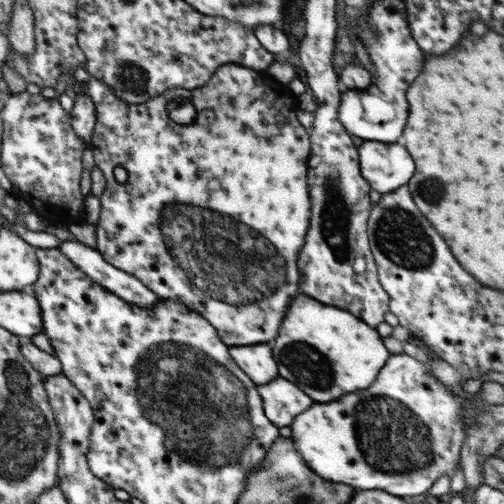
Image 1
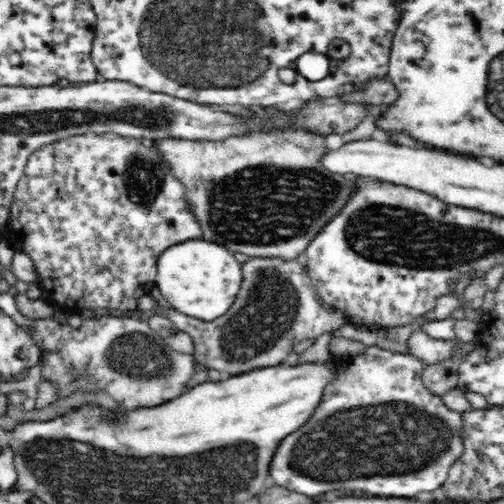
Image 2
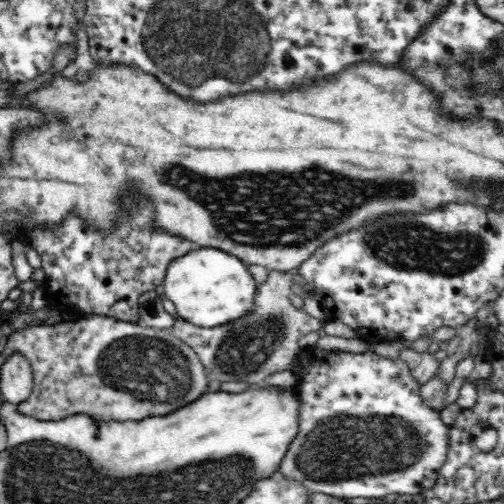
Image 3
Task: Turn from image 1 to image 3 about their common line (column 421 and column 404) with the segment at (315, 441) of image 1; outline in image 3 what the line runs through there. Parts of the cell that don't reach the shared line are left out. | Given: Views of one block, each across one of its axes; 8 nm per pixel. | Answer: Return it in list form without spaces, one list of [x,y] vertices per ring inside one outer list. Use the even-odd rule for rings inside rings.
[[[310,348],[310,350],[302,350],[298,354],[298,362],[292,368],[294,374],[298,374],[300,384],[298,384],[298,398],[302,400],[302,408],[298,410],[298,426],[300,432],[296,436],[296,440],[290,444],[282,464],[280,464],[280,472],[284,474],[284,478],[290,478],[294,482],[300,482],[302,486],[306,486],[312,494],[322,492],[322,494],[330,494],[336,496],[340,500],[348,500],[348,498],[386,498],[388,494],[418,494],[422,490],[428,492],[428,488],[432,488],[438,482],[438,474],[442,470],[442,466],[446,464],[446,454],[448,454],[448,444],[450,442],[450,434],[452,428],[446,426],[440,420],[440,414],[434,412],[434,408],[426,408],[426,404],[422,402],[422,394],[420,394],[420,384],[410,376],[408,366],[404,360],[398,362],[388,362],[382,360],[378,354],[350,354],[350,352],[336,352],[336,350],[322,350],[322,348]]]

